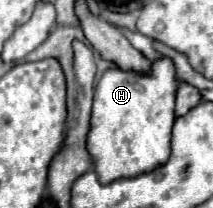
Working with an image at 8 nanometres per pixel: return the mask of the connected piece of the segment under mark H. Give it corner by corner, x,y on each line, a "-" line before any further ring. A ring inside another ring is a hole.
169,57
151,65
151,75
123,69
109,69
95,85
91,131
87,135
87,151
95,159
101,183
111,179
137,177
167,163
171,153
171,129
175,123
175,67

